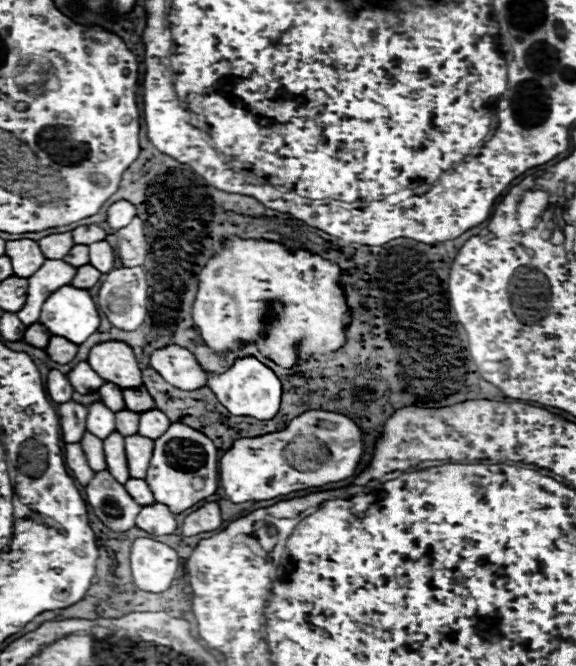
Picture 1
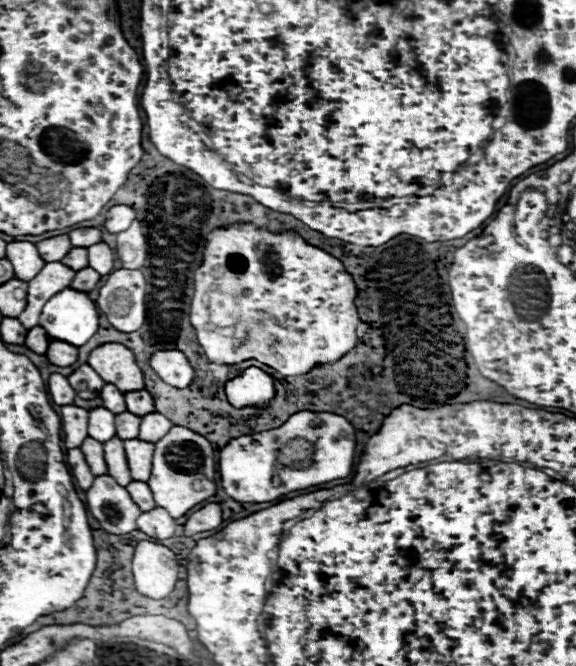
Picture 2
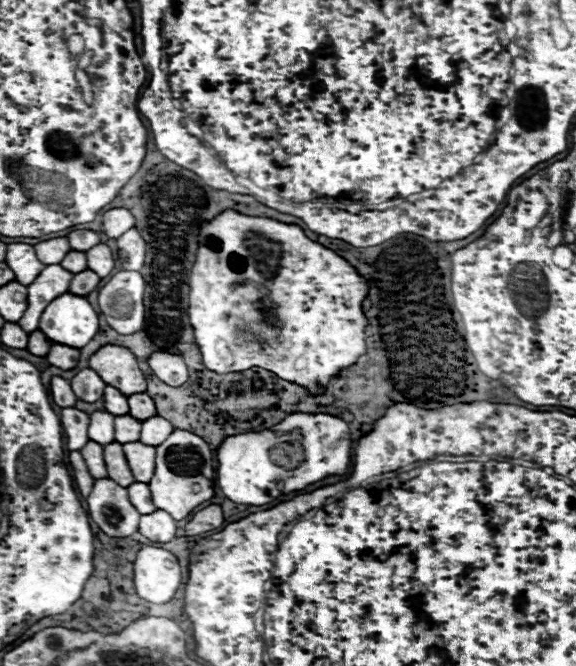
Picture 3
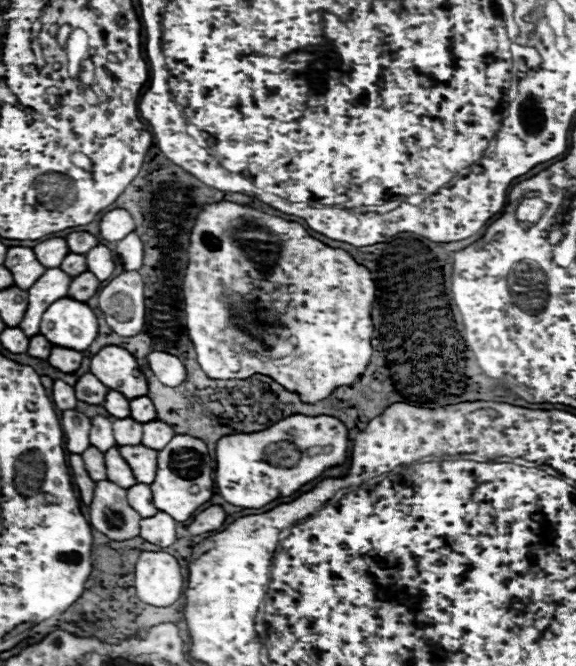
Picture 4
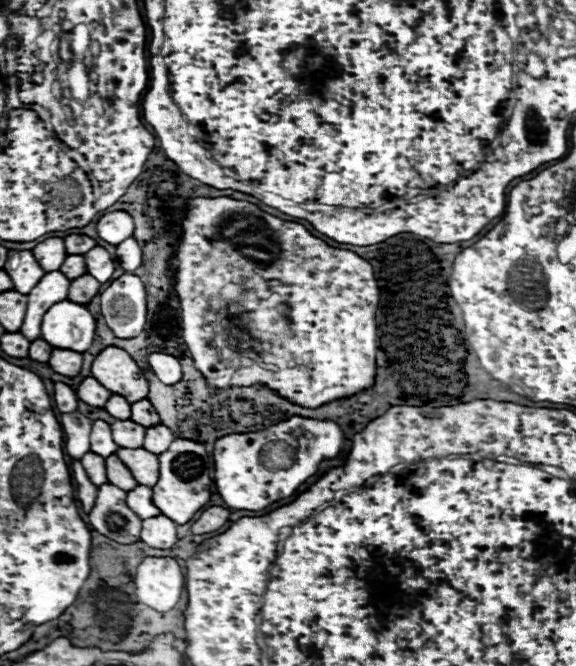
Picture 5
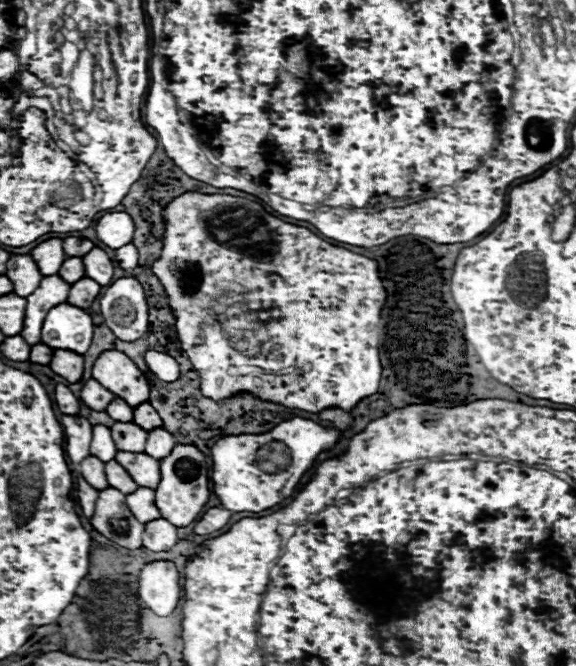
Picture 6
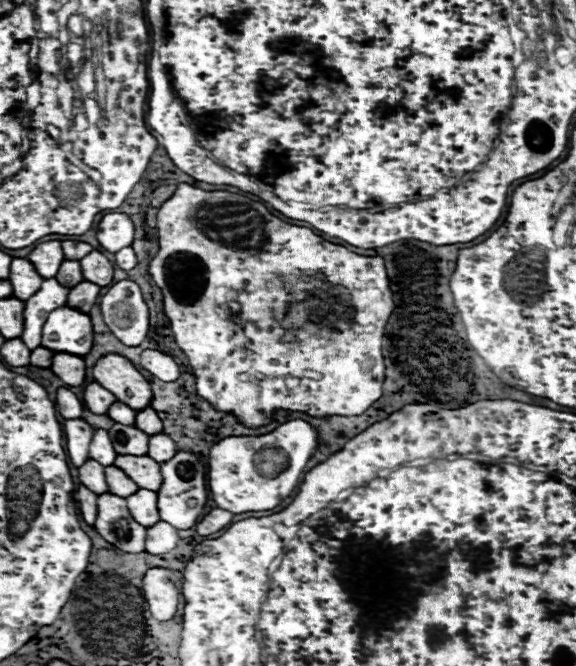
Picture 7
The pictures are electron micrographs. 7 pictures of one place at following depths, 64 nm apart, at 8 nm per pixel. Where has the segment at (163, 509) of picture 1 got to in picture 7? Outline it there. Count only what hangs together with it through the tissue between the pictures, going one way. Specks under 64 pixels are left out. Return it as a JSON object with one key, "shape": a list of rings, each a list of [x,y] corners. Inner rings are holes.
{"shape":[[[162,520],[156,522],[154,526],[146,528],[146,552],[154,554],[154,556],[174,550],[178,542],[180,542],[178,530]]]}

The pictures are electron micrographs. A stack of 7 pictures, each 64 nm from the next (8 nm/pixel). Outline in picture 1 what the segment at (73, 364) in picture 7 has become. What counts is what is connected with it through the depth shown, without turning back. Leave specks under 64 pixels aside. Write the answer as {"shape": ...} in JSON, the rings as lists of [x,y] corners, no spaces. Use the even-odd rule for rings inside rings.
{"shape":[[[52,336],[48,346],[46,346],[46,352],[48,356],[58,362],[58,364],[68,364],[76,352],[78,352],[78,346],[74,346],[74,342],[68,342],[66,338],[58,338],[58,336]]]}

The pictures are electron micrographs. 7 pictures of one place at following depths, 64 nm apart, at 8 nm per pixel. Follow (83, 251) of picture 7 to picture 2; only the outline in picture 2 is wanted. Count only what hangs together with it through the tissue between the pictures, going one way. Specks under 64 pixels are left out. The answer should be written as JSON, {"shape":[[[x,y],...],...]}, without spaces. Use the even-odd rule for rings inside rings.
{"shape":[[[78,228],[78,230],[72,230],[68,236],[70,236],[70,242],[74,248],[88,248],[92,244],[102,242],[100,228]]]}

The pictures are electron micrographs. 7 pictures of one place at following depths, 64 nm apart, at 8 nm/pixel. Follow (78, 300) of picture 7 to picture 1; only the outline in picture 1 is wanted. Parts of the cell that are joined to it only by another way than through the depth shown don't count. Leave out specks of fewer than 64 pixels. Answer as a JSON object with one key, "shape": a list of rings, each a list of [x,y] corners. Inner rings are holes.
{"shape":[[[86,264],[86,266],[80,266],[78,268],[78,272],[76,272],[76,276],[72,278],[72,284],[76,286],[76,288],[92,288],[98,280],[100,280],[100,270],[96,270],[94,266],[90,266],[90,264]]]}

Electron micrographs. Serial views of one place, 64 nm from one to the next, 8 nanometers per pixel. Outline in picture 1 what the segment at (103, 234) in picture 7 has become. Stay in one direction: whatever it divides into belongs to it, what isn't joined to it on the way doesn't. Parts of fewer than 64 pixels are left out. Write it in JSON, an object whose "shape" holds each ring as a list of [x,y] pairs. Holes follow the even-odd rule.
{"shape":[[[118,200],[108,208],[108,224],[116,230],[120,230],[122,226],[126,226],[132,218],[136,216],[136,206],[128,200]]]}

